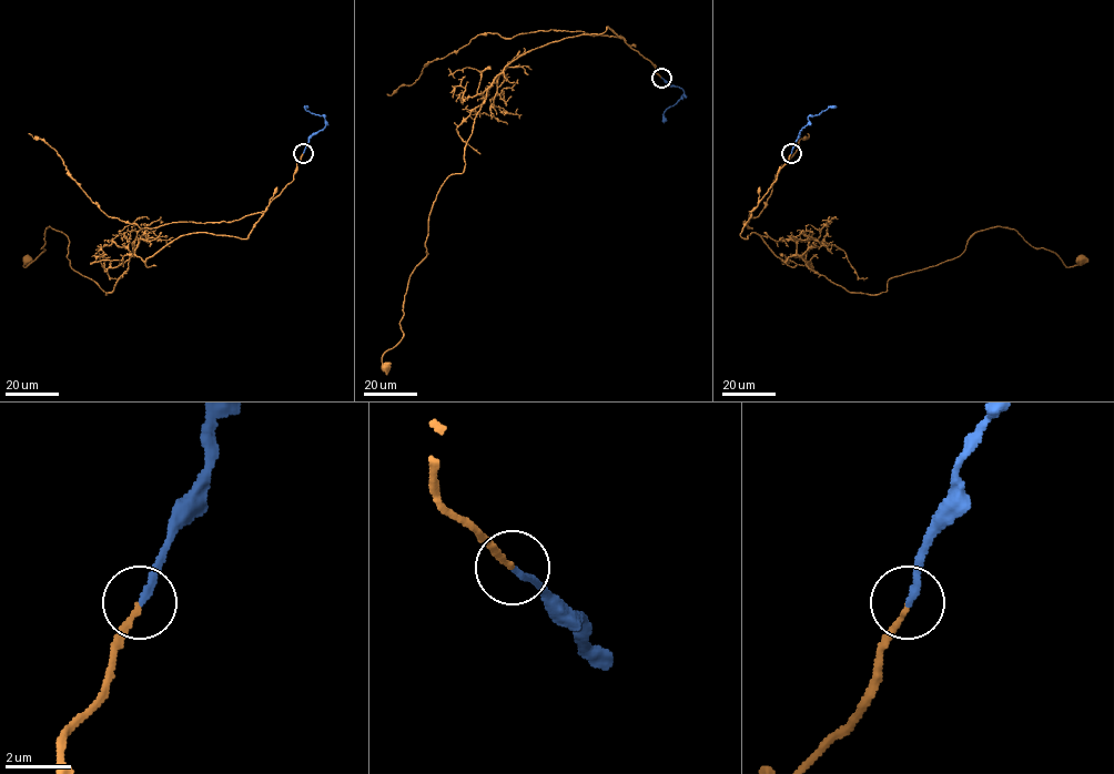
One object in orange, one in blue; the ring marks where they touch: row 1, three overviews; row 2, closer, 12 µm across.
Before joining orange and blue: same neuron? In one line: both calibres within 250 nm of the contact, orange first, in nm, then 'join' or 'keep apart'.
calibres 160 and 190 nm; join

